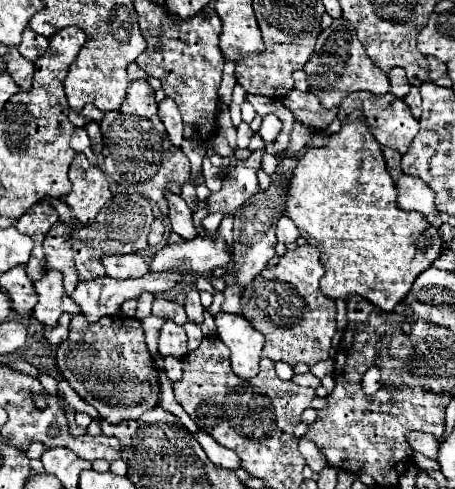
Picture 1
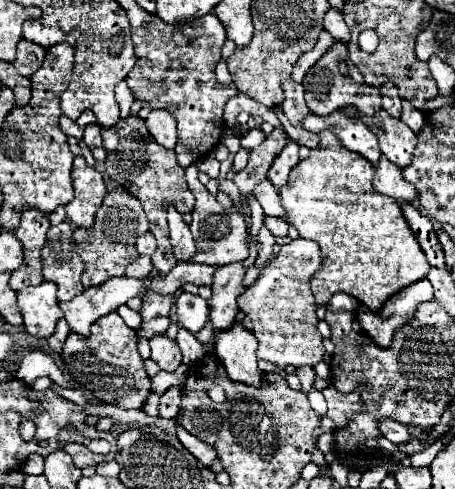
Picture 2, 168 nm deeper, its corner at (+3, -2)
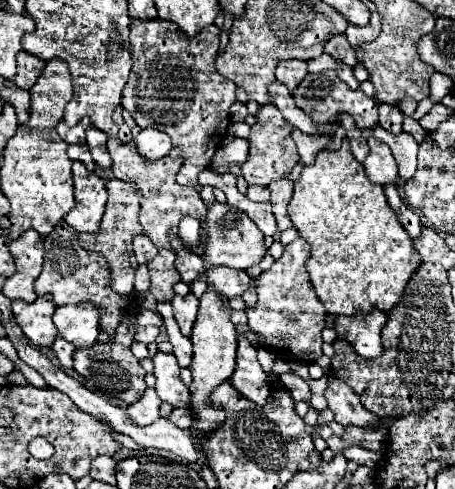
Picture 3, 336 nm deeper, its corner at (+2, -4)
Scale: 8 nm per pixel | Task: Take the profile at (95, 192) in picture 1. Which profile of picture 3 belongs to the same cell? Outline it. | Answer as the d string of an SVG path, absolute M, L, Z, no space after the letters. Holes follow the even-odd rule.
M81 161L73 163L75 207L65 215L65 221L75 231L95 233L107 203L107 189L101 177L89 173Z

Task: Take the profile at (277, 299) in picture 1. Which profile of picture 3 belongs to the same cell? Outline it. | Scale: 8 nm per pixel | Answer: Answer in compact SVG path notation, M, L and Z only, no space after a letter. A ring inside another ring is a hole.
M297 237L293 243L289 243L281 259L277 259L269 271L259 275L257 305L245 307L249 329L261 339L263 347L269 347L283 361L315 361L321 357L321 329L325 327L325 313L317 301L305 267L309 255L309 243L303 237Z

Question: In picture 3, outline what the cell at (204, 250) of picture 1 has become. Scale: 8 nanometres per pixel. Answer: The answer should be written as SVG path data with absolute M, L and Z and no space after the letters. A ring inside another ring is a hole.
M217 201L211 203L207 207L207 217L201 223L201 235L203 235L203 261L207 265L227 265L227 267L235 267L235 269L247 269L247 267L259 263L261 257L265 255L263 233L243 211L237 211L231 205L227 205L227 213L225 213L223 203L217 203ZM233 221L237 225L225 227L225 223L233 223Z

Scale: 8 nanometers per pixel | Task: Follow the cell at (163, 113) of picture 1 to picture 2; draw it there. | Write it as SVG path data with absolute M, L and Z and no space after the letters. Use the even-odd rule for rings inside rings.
M164 109L150 111L150 115L146 119L146 127L158 145L162 145L166 149L174 149L174 145L176 145L176 119L168 111L164 111Z

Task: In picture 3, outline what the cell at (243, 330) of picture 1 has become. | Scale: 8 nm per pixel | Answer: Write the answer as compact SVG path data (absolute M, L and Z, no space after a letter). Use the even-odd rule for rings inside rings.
M239 335L239 347L237 347L237 367L231 377L231 385L245 395L247 399L255 401L257 405L263 405L269 395L269 381L265 371L261 369L257 361L257 347L247 341L245 335Z

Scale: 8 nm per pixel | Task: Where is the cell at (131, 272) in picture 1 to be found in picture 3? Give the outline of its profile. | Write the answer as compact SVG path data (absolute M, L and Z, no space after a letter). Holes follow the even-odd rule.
M139 265L135 271L135 291L147 291L149 289L149 269L147 265Z

